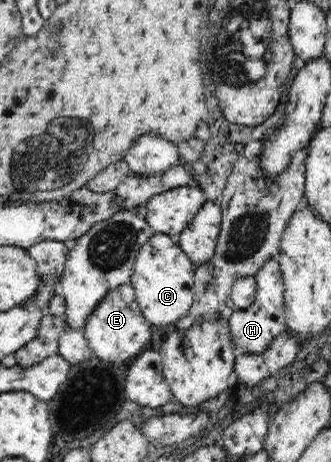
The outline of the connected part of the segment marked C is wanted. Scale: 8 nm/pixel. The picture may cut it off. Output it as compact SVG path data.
M156 232L149 238L135 258L130 283L134 289L137 303L140 305L141 313L144 315L144 319L150 323L150 326L156 326L156 328L166 328L168 326L172 329L175 322L187 316L193 305L194 275L195 266L190 261L190 257L181 250L177 239Z

